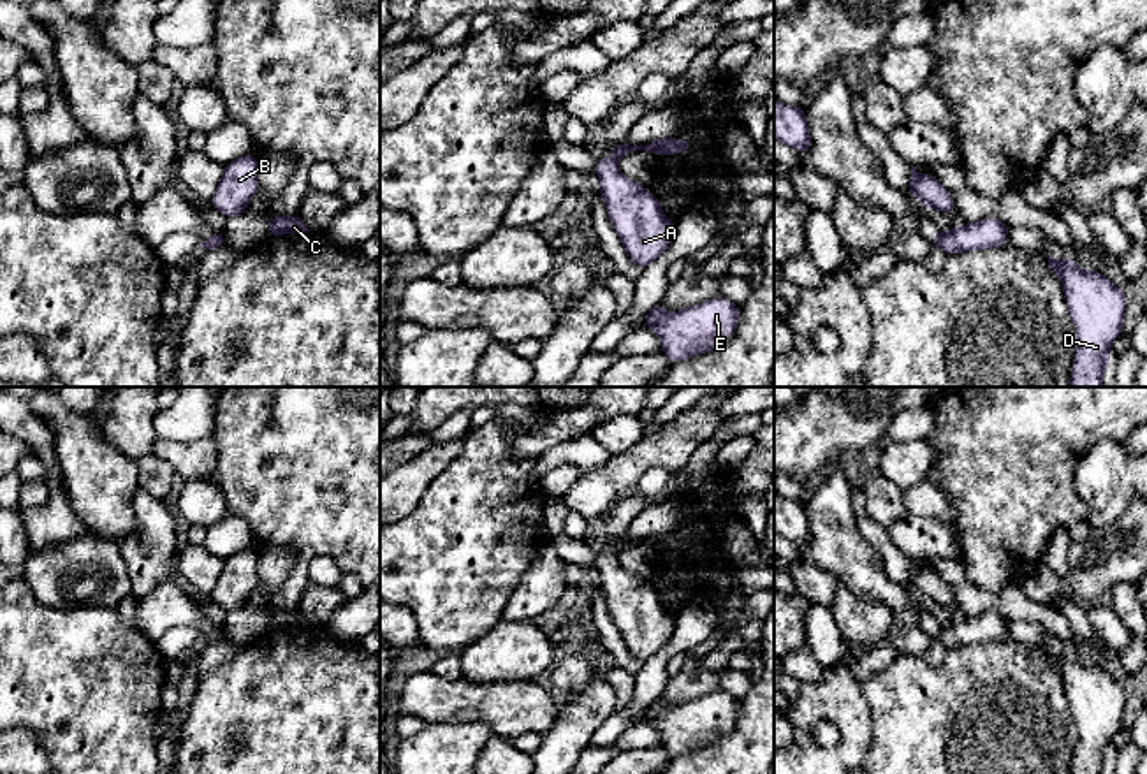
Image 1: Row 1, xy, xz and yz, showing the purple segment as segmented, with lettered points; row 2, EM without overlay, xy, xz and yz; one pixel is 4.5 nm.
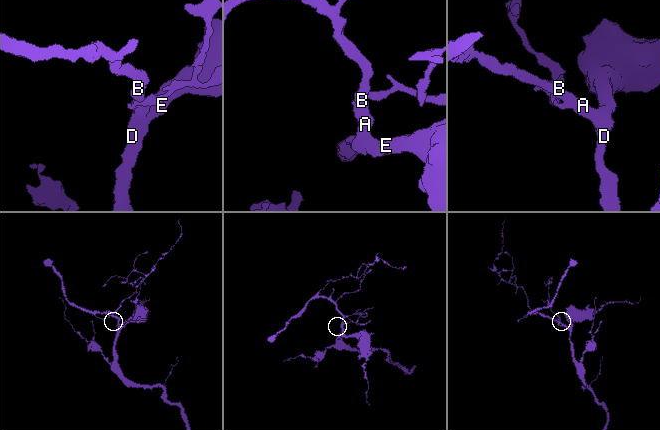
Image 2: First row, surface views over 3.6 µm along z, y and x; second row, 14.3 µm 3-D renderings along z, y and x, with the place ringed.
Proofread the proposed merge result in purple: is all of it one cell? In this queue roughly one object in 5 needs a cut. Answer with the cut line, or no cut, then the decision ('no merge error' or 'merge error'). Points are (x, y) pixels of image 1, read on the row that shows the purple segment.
xz (609, 157), (616, 160) | merge error

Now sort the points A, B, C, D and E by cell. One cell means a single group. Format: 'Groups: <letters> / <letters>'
Groups: A B D E / C

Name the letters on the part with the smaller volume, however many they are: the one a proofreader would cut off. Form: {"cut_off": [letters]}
{"cut_off": ["C"]}

